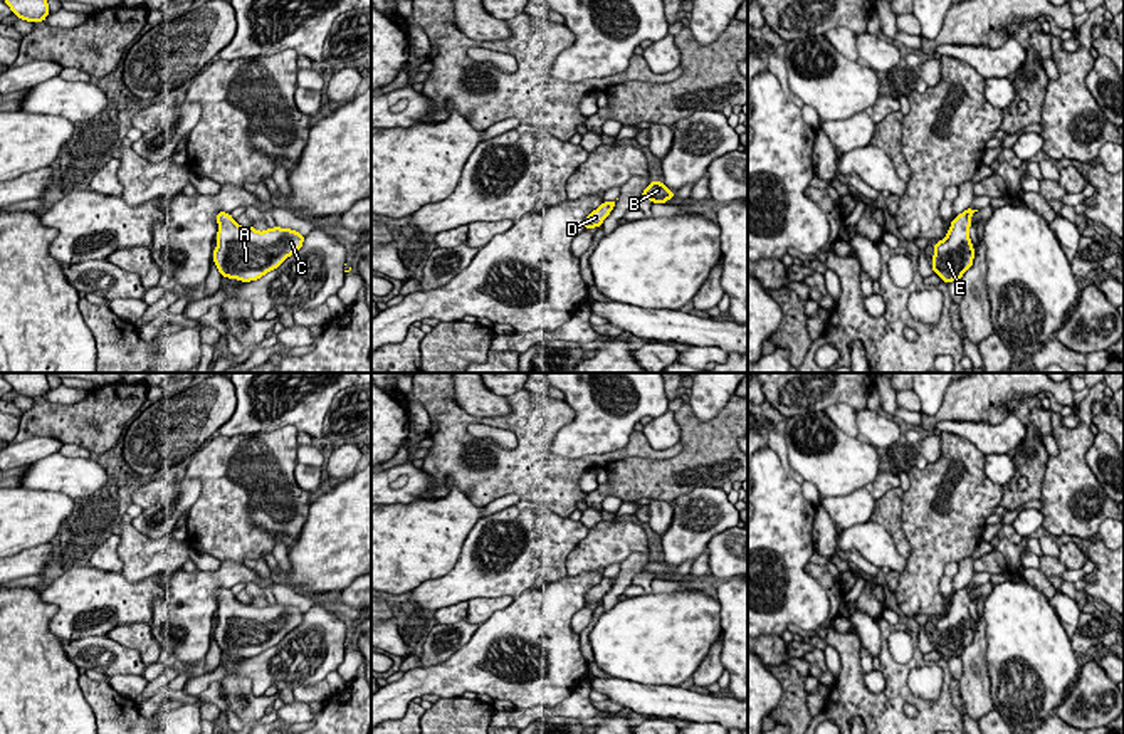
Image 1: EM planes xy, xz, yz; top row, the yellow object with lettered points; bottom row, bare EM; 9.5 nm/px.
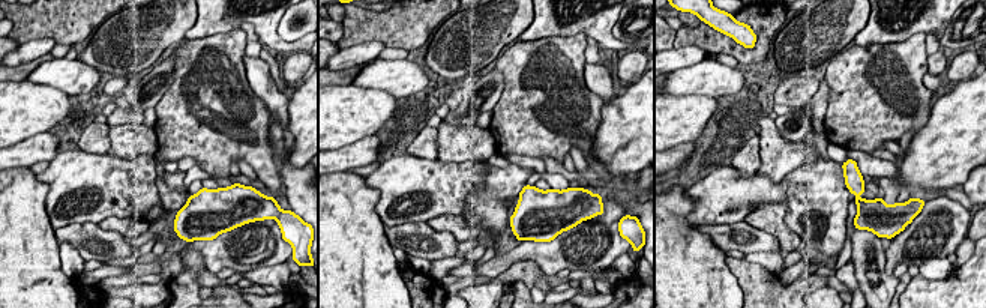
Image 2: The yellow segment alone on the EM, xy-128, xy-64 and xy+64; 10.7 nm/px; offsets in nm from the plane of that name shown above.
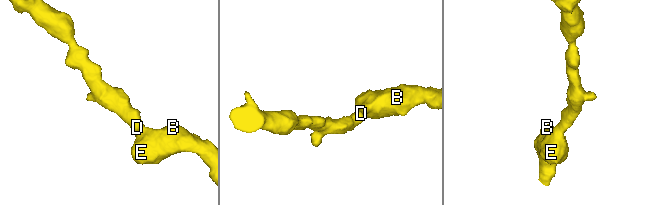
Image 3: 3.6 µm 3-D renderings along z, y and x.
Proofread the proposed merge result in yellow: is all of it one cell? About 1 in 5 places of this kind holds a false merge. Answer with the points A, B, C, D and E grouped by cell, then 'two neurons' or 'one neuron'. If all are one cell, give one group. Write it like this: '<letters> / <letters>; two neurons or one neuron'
A B C D E; one neuron

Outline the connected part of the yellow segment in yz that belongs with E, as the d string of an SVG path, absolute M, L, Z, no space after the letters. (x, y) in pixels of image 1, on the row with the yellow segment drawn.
M971 207L953 218L946 237L934 245L932 270L943 282L961 280L963 274L973 265L974 249L968 228L971 215L978 212Z

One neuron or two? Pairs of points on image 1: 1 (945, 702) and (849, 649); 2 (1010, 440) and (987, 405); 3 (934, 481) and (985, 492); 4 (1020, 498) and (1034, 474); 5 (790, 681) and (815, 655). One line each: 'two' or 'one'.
1: one
2: two
3: one
4: one
5: two

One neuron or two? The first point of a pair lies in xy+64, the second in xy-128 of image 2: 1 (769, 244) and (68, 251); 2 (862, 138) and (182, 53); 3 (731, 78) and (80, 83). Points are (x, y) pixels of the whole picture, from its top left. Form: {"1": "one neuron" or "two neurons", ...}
{"1": "two neurons", "2": "one neuron", "3": "one neuron"}

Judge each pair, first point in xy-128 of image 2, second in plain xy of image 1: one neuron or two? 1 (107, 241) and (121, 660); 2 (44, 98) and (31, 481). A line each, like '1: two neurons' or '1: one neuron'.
1: one neuron
2: two neurons

